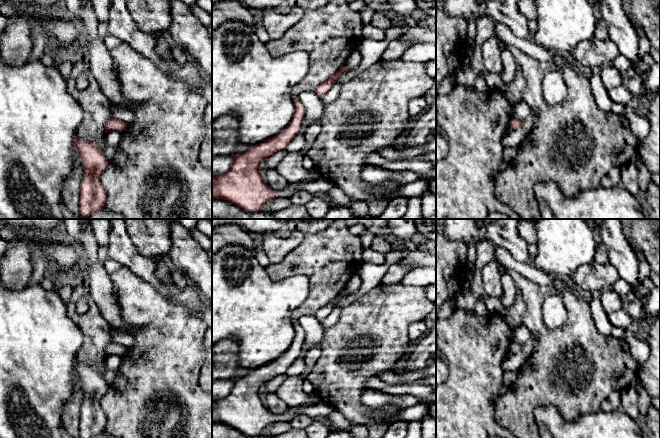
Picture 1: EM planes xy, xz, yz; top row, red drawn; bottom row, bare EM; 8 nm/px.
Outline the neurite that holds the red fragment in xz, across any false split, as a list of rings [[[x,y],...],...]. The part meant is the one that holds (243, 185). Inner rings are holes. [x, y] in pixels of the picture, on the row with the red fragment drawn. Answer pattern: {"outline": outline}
{"outline": [[[298,97],[293,98],[293,102],[295,112],[286,128],[269,140],[236,155],[228,172],[212,178],[212,199],[228,201],[248,212],[258,212],[268,201],[277,198],[277,191],[266,184],[259,165],[274,153],[286,150],[299,133],[305,109]]]}

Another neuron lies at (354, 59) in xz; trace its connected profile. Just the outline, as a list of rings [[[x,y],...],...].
[[[354,49],[349,55],[345,66],[351,70],[356,69],[361,63],[361,59],[362,59],[361,53],[357,49]]]

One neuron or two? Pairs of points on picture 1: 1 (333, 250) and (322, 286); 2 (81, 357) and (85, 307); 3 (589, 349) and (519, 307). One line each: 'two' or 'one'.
1: one
2: one
3: two

